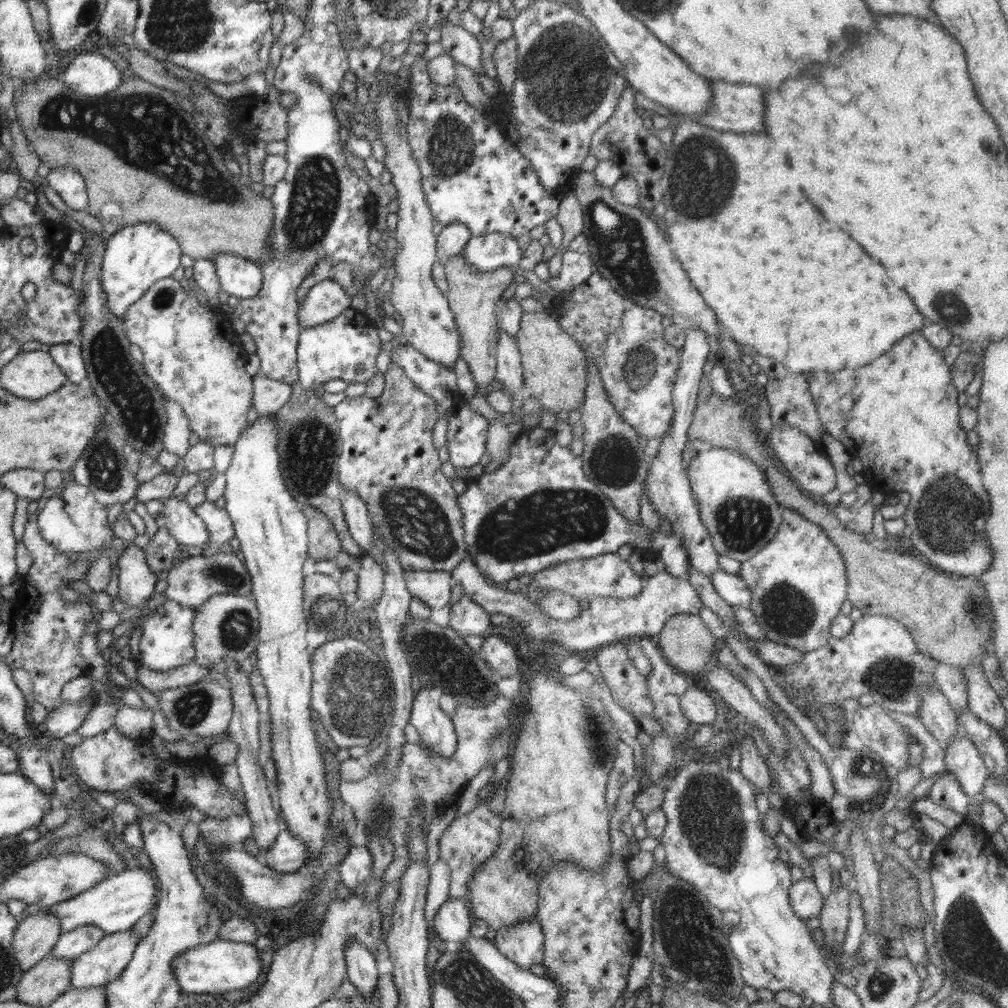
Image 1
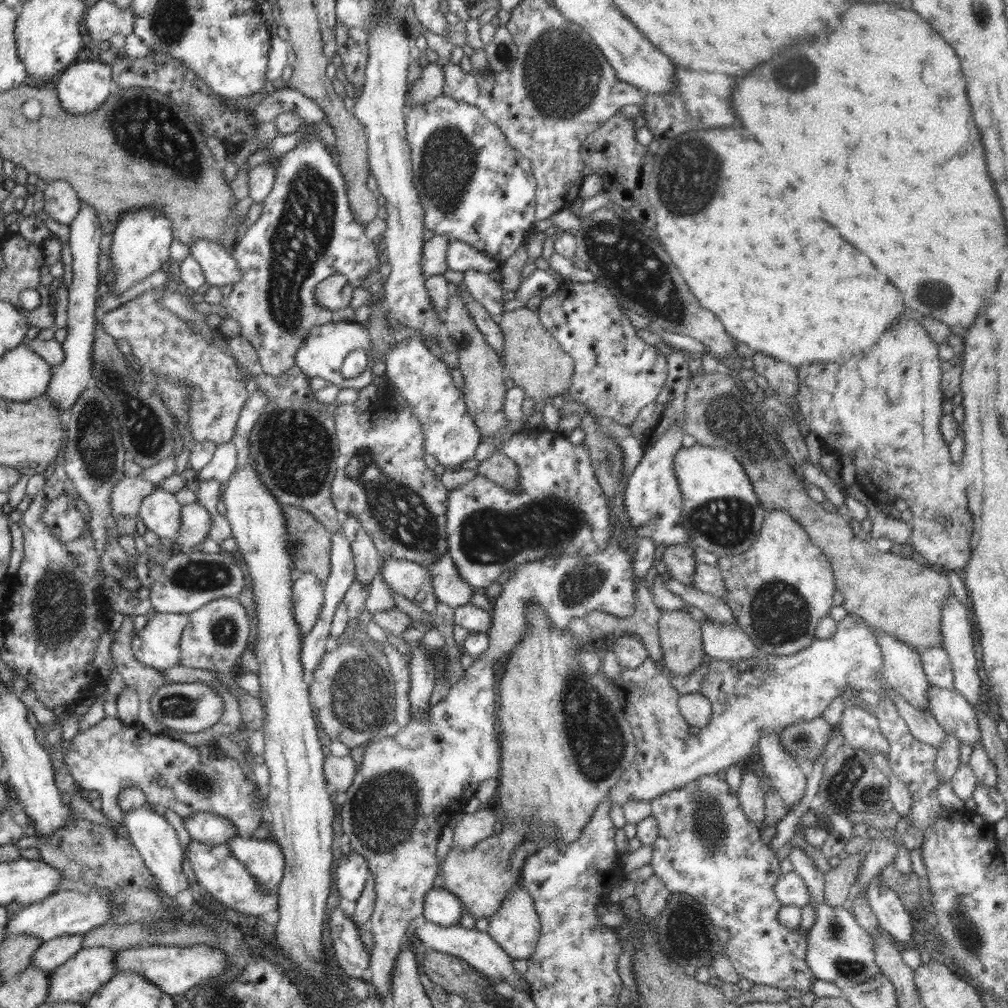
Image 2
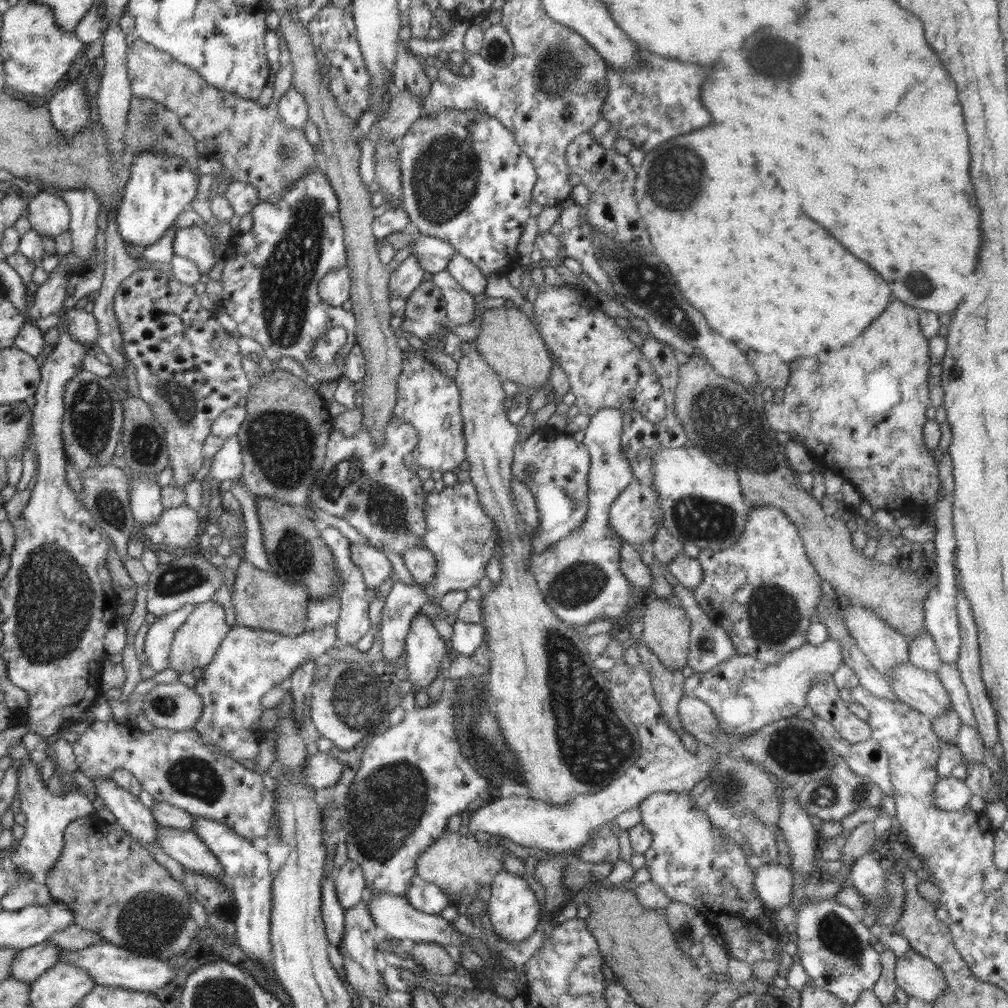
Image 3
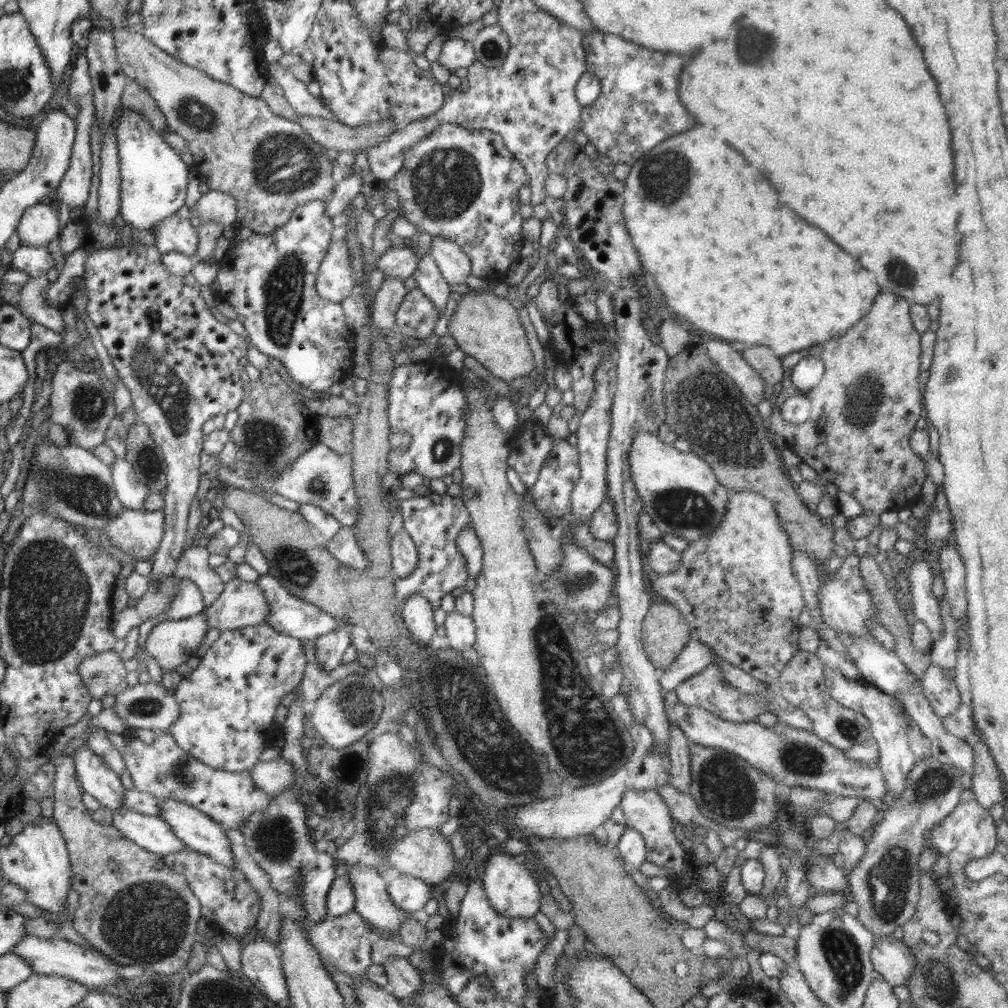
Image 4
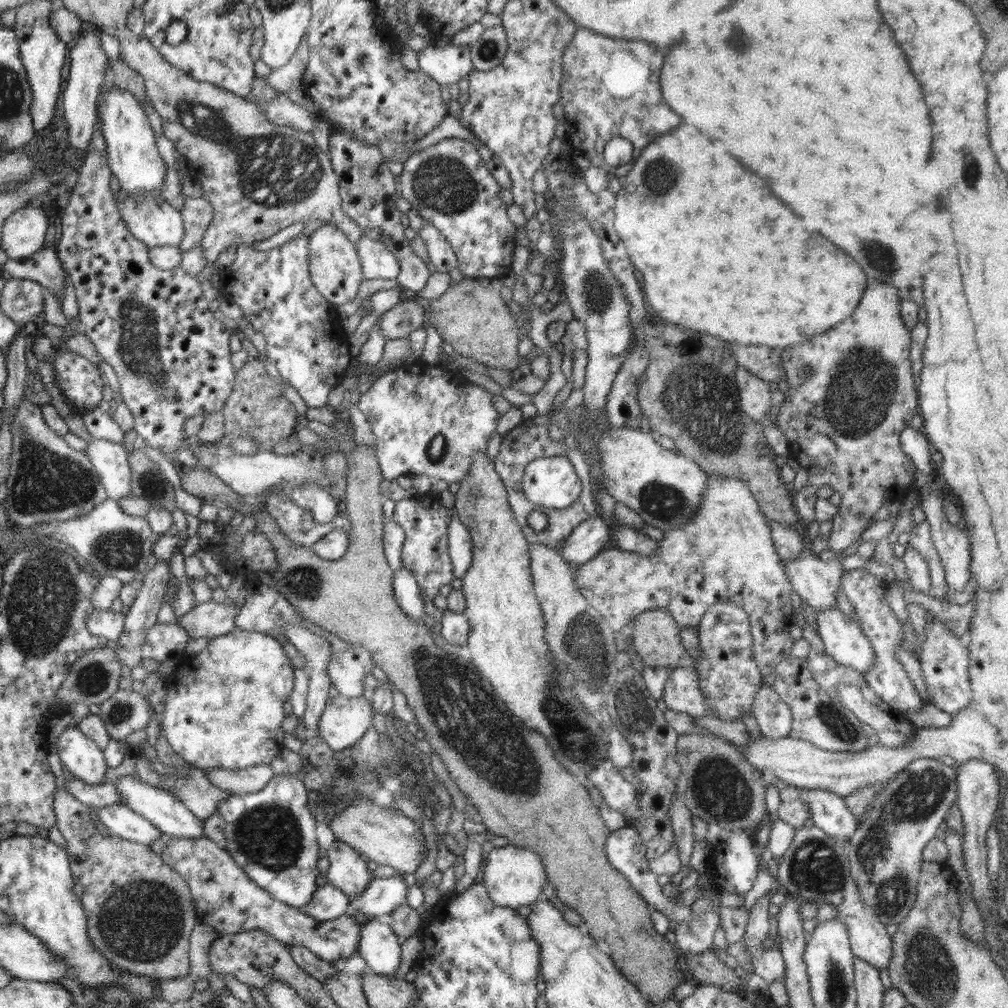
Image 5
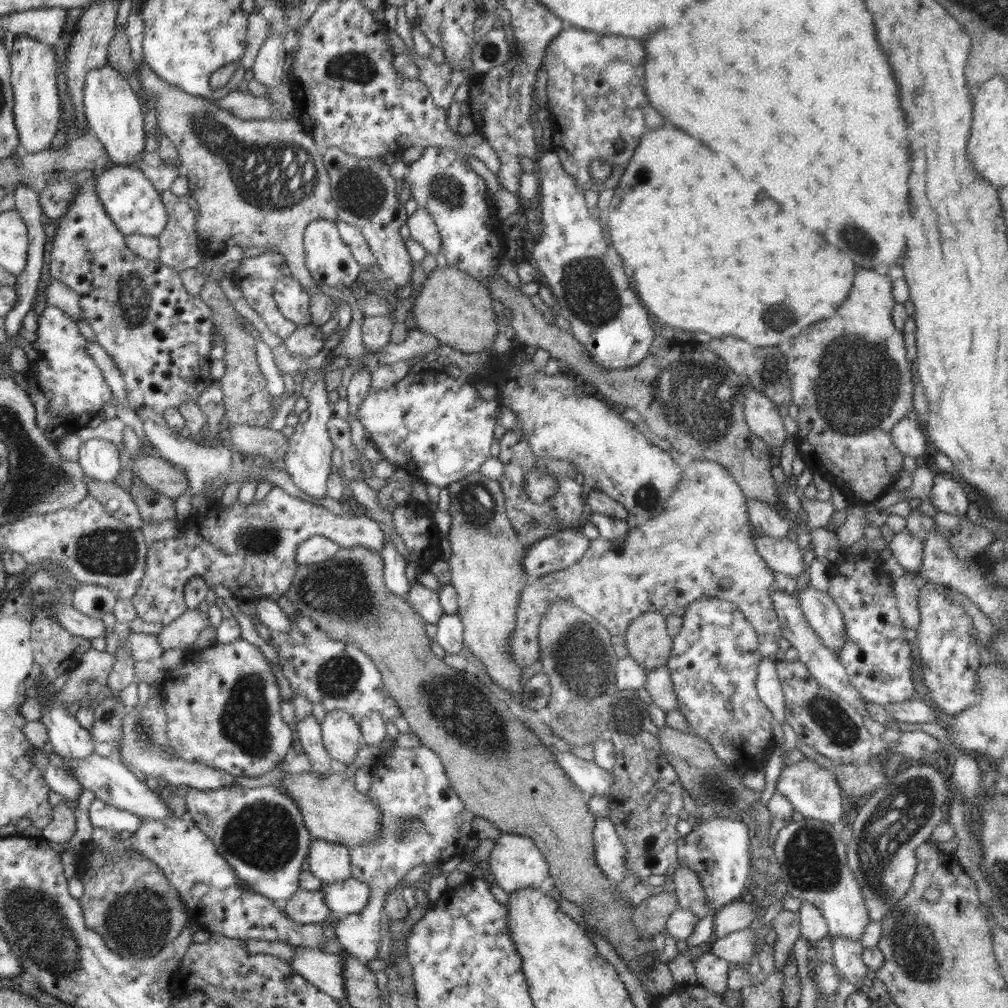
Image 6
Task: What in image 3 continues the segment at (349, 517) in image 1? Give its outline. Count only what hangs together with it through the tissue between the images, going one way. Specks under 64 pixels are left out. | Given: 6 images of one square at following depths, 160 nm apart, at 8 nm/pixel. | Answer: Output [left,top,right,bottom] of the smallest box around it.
[336,566,371,645]

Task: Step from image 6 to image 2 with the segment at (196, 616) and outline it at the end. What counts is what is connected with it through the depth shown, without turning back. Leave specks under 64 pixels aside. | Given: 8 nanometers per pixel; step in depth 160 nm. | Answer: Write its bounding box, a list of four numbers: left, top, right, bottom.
[293,570,324,635]

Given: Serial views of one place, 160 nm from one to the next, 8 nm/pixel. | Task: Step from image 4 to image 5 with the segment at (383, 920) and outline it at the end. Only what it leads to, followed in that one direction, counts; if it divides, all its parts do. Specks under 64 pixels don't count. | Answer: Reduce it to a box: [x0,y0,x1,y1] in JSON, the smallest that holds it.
[323,841,374,898]

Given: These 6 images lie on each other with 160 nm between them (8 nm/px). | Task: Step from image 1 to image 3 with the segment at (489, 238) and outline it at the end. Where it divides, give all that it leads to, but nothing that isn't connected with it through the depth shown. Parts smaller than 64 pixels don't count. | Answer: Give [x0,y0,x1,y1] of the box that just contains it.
[411,235,455,273]

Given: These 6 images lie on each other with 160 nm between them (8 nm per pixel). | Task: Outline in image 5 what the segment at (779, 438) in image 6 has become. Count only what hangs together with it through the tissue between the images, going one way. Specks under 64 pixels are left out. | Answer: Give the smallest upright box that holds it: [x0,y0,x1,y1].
[734,366,771,423]

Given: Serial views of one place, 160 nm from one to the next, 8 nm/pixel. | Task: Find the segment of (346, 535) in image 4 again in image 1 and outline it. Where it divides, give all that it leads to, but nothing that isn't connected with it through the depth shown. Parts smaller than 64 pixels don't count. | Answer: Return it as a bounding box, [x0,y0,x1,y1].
[404,572,454,608]

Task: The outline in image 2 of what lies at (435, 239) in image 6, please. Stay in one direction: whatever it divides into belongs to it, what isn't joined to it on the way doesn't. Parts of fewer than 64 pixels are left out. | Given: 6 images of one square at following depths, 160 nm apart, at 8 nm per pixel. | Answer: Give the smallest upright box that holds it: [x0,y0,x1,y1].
[462,270,506,320]

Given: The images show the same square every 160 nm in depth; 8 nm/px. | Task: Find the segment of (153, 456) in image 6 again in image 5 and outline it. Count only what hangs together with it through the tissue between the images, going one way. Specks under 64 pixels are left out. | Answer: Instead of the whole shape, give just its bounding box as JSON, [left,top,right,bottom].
[182,443,692,1005]

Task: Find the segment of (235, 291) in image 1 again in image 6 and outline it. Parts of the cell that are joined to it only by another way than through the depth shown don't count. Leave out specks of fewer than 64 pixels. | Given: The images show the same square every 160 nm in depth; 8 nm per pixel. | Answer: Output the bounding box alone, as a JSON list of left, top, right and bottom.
[95,165,168,238]

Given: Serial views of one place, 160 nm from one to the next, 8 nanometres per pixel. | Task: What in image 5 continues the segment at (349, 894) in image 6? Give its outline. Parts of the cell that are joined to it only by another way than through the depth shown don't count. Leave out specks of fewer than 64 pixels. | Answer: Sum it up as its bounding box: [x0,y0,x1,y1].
[350,877,408,918]

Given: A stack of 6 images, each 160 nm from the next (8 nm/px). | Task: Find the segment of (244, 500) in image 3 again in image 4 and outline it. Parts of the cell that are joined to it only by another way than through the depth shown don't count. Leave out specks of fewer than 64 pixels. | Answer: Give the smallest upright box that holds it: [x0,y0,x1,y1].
[255,573,338,641]

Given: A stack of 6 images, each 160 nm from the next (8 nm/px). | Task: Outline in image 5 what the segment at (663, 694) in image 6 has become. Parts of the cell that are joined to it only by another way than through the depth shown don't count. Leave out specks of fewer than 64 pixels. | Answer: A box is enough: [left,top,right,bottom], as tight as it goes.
[664,667,713,717]

